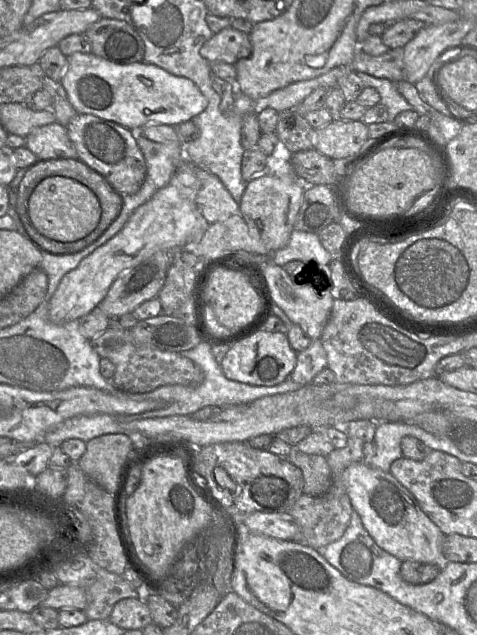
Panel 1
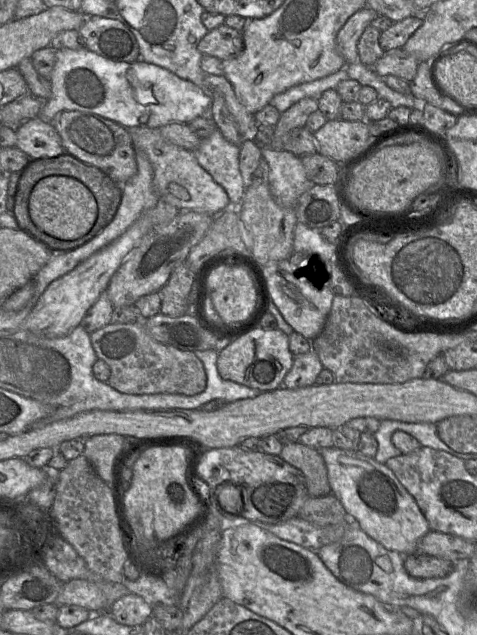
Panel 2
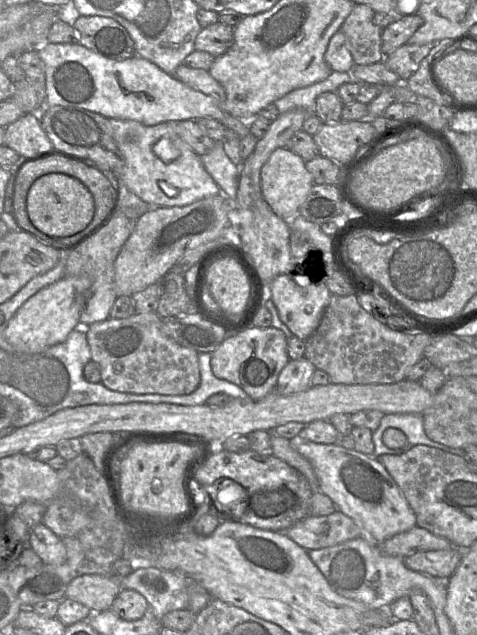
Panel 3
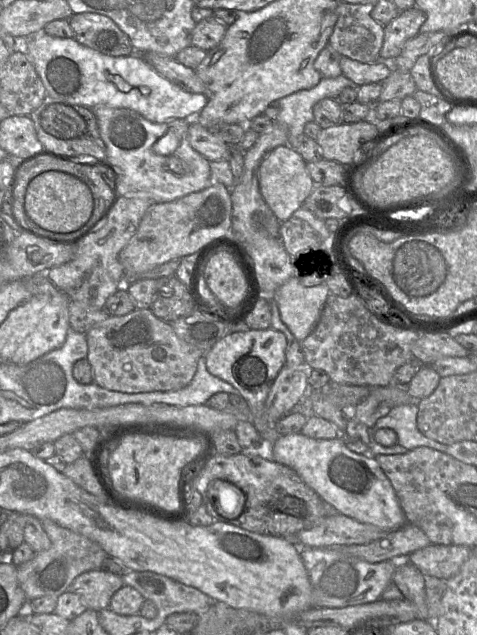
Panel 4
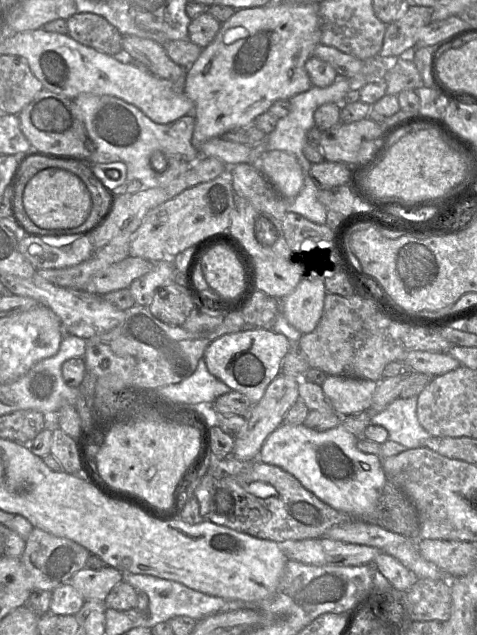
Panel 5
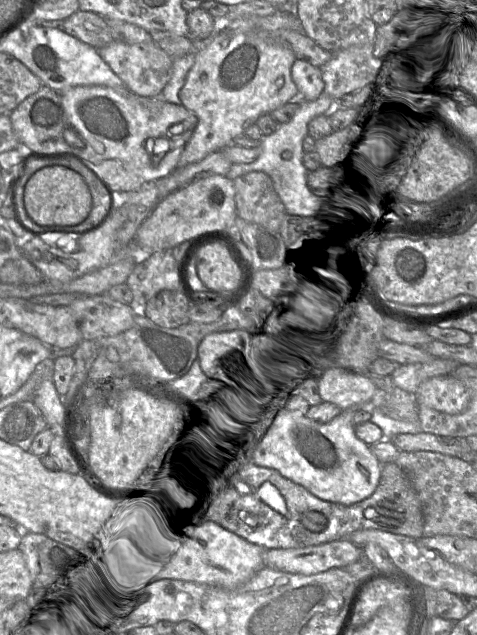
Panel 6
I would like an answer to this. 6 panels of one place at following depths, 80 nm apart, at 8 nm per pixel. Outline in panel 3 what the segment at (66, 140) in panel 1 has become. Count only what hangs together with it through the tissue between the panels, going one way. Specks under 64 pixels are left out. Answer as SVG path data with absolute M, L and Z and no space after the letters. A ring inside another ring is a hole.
M26 113L6 127L4 145L25 159L34 159L54 151L43 130L38 113Z

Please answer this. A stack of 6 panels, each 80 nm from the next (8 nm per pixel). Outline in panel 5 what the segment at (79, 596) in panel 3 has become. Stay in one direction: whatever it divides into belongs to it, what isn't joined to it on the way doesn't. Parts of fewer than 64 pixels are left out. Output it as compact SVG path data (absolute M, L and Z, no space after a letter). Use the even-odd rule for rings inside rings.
M107 566L98 570L84 568L71 578L71 584L83 596L85 601L105 602L110 591L123 580L120 570Z

